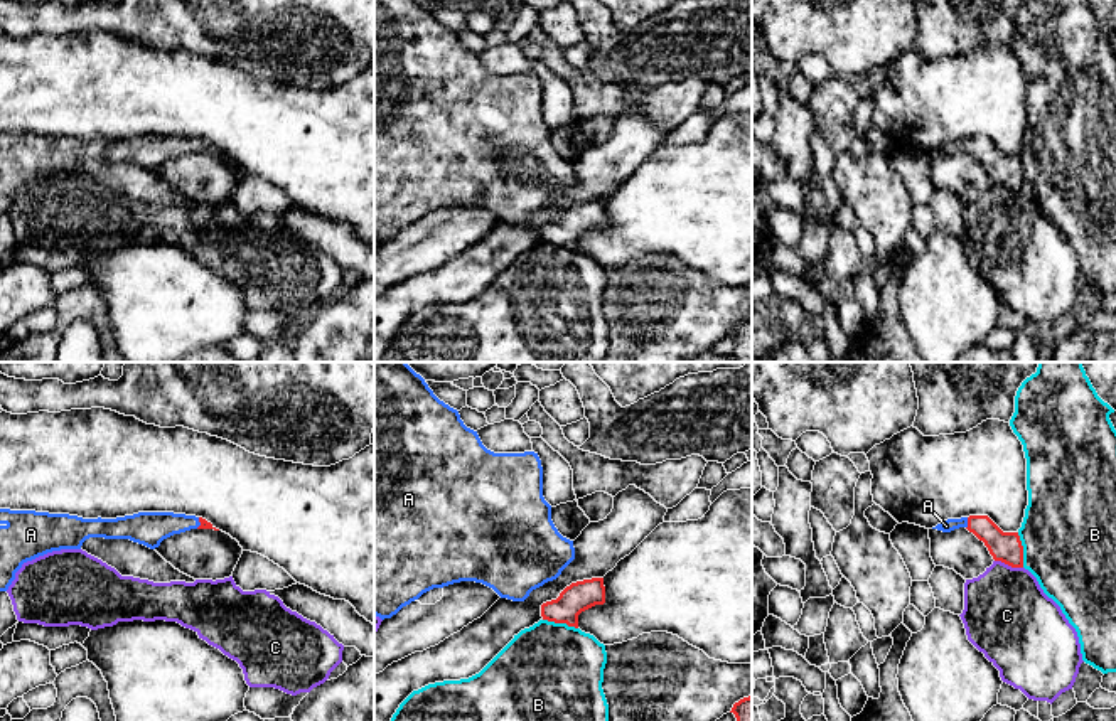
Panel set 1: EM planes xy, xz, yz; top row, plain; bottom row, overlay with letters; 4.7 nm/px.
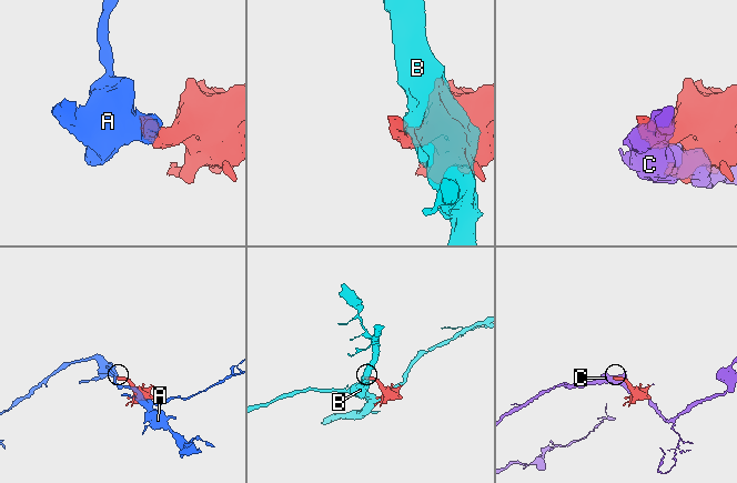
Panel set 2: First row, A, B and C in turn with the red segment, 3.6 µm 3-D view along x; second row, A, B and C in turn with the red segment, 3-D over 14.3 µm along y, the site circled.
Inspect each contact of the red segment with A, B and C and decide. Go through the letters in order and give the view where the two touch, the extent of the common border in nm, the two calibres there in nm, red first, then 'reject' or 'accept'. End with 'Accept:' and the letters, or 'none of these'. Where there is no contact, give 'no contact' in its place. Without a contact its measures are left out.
A: yz | 60 nm | 140/60 nm | accept
B: xz | 180 nm | 140/480 nm | reject
C: yz | 140 nm | 140/420 nm | reject
Accept: A

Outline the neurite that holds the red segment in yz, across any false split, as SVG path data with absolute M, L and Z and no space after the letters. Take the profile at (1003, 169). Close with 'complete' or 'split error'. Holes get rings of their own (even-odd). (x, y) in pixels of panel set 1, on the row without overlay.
M988 138L947 142L932 152L951 155L959 150L966 150L983 163L995 184L1011 190L1023 190L1023 168L1018 155L1003 155Z; split error

